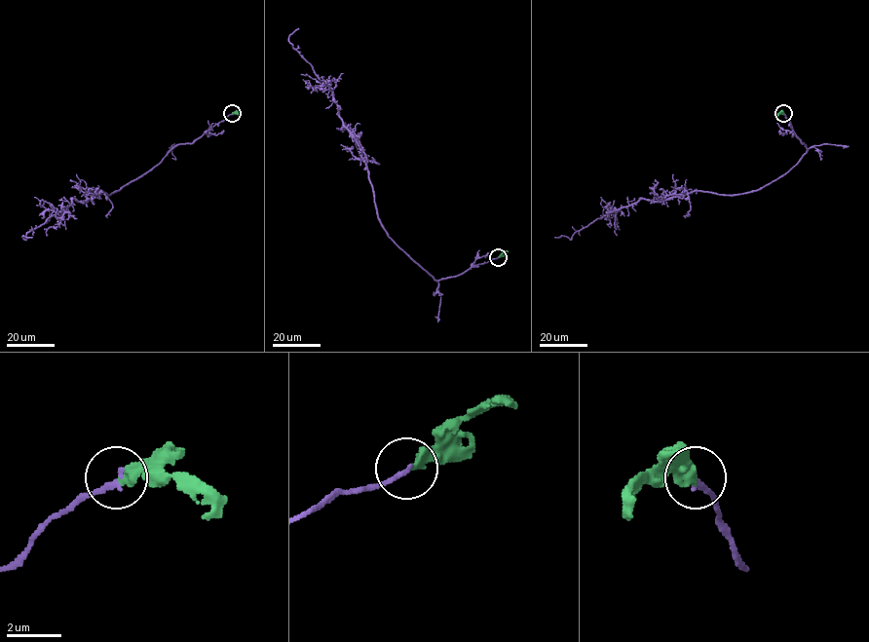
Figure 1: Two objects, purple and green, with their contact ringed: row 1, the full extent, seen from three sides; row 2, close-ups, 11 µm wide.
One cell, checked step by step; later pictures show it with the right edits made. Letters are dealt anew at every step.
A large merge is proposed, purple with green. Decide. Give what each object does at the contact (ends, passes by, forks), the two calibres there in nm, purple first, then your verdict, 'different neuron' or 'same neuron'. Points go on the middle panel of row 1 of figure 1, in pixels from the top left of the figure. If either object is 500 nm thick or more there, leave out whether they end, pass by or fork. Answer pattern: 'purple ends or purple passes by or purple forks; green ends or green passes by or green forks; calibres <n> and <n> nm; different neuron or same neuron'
purple ends; green ends; calibres 200 and 360 nm; same neuron

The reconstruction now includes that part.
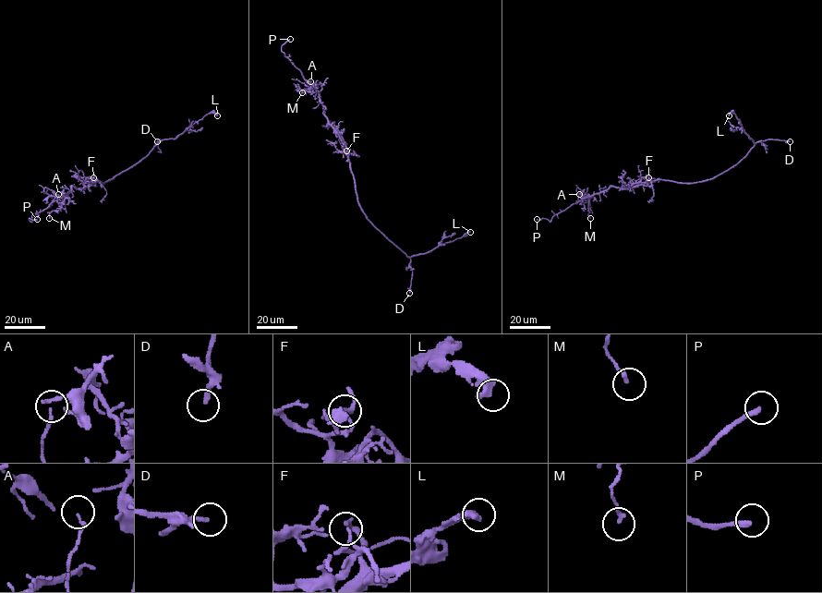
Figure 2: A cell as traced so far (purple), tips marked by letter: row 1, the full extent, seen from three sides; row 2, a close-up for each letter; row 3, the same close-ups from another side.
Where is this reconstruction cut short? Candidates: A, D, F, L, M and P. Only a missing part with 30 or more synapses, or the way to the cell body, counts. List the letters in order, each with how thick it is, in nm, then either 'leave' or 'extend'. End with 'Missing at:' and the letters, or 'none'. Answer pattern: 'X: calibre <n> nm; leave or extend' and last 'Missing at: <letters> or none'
A: calibre 120 nm; leave
D: calibre 180 nm; leave
F: calibre 110 nm; leave
L: calibre 400 nm; leave
M: calibre 160 nm; leave
P: calibre 240 nm; extend
Missing at: P

